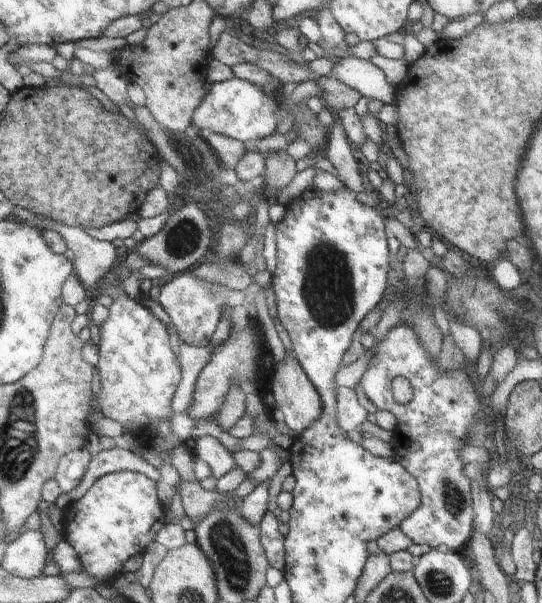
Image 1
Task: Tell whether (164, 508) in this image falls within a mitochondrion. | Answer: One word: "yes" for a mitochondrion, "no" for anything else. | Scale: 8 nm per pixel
no

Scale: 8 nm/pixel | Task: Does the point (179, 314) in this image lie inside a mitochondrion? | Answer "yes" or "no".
no

